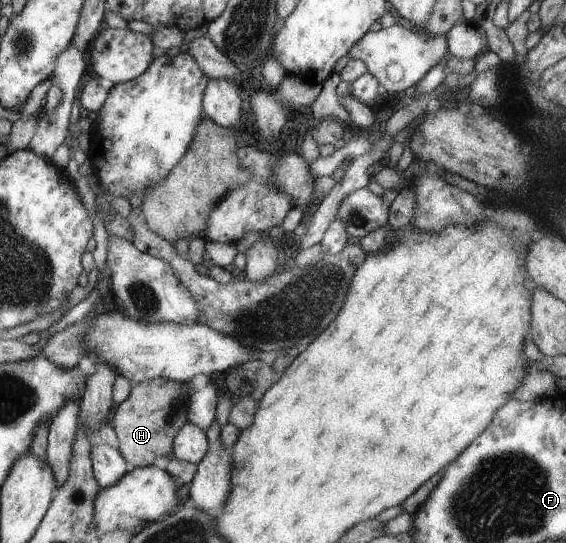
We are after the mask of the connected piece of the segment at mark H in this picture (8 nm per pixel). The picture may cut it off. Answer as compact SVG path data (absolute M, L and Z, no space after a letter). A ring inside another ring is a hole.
M153 378L134 384L129 397L113 409L111 420L119 438L118 450L131 463L131 469L151 466L173 454L174 437L189 422L186 408L191 382Z

